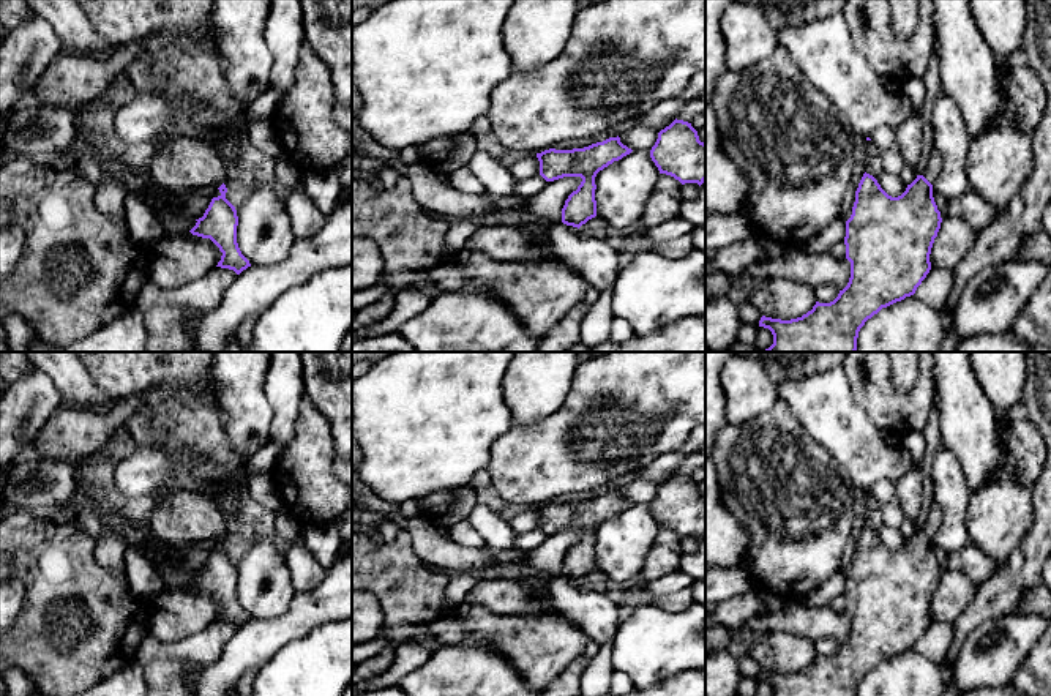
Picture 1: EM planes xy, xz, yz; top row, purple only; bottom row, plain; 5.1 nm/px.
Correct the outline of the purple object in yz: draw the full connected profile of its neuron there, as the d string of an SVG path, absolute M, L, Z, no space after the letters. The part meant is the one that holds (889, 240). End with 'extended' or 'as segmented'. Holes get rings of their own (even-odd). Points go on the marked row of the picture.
M933 148L925 172L898 197L888 196L873 175L863 174L852 215L846 221L846 259L851 262L847 286L833 301L816 301L802 317L781 320L762 316L759 327L773 335L773 344L762 352L855 352L858 331L868 319L915 294L931 270L929 254L942 223L933 197L933 183L942 167L944 159Z; extended

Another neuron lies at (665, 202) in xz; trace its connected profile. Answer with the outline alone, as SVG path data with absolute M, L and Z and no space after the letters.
M661 174L656 180L655 189L650 193L641 223L644 229L660 226L680 215L683 204L682 183L671 175Z

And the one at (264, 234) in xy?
M265 183L237 207L237 243L251 265L282 262L297 240L286 200Z

